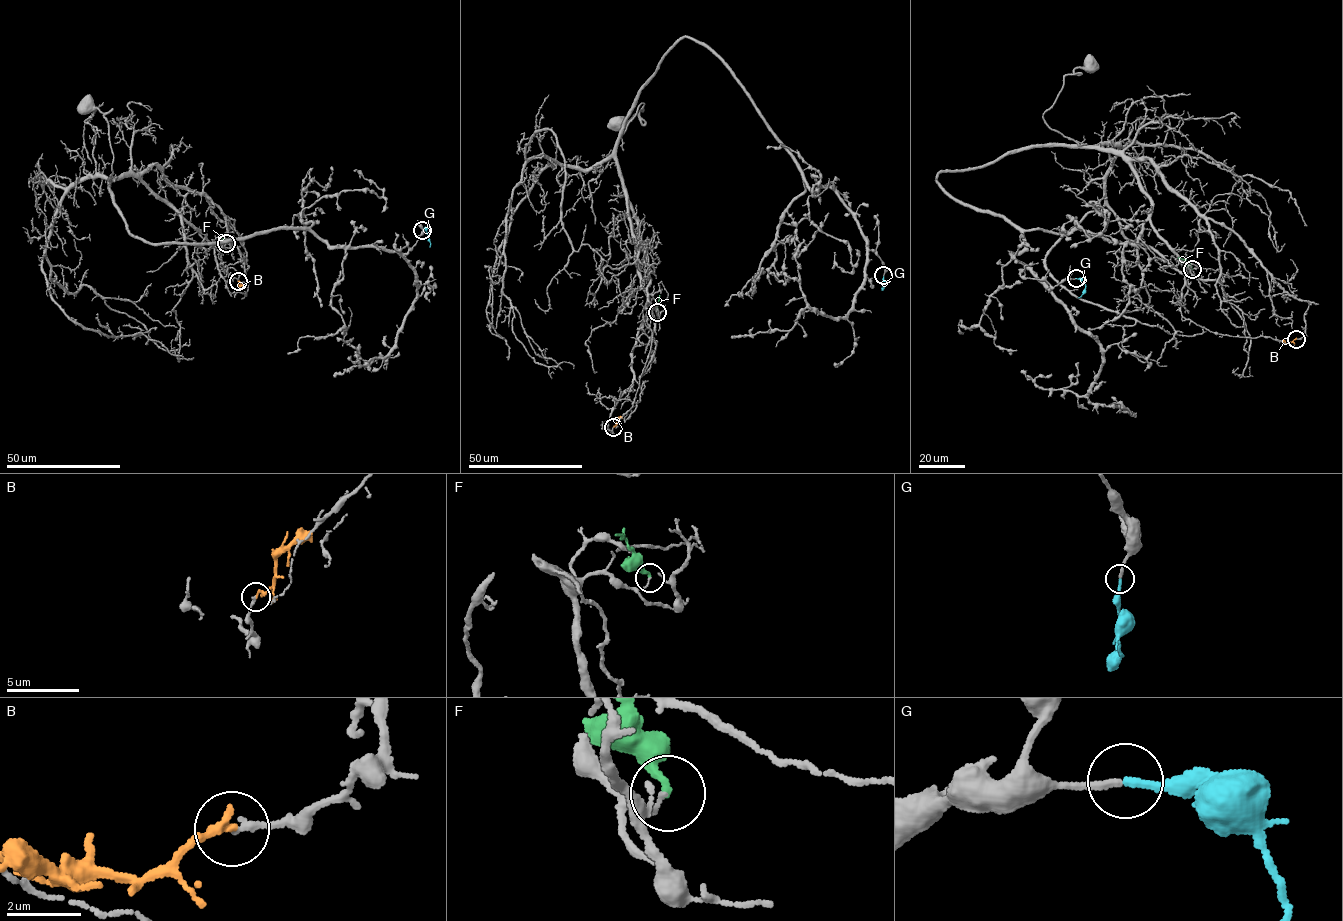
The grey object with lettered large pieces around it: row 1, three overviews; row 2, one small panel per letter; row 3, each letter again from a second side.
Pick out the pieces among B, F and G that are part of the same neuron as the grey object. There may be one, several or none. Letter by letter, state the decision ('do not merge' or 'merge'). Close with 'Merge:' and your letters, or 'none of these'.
B: do not merge
F: do not merge
G: merge
Merge: G

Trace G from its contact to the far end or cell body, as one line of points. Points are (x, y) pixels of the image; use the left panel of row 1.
G: (422, 230), (427, 233), (429, 247)

